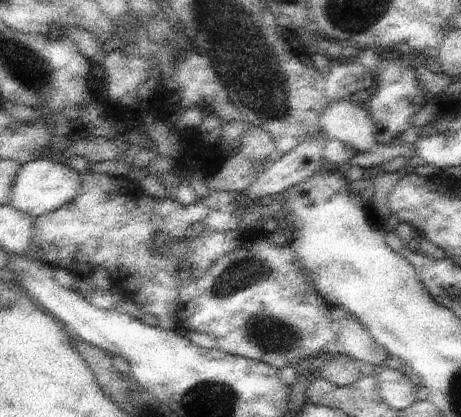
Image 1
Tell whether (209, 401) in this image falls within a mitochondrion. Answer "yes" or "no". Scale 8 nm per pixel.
yes

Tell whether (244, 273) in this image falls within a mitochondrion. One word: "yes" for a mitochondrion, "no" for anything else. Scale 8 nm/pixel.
yes

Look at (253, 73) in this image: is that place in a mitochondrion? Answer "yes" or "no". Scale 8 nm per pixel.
yes

